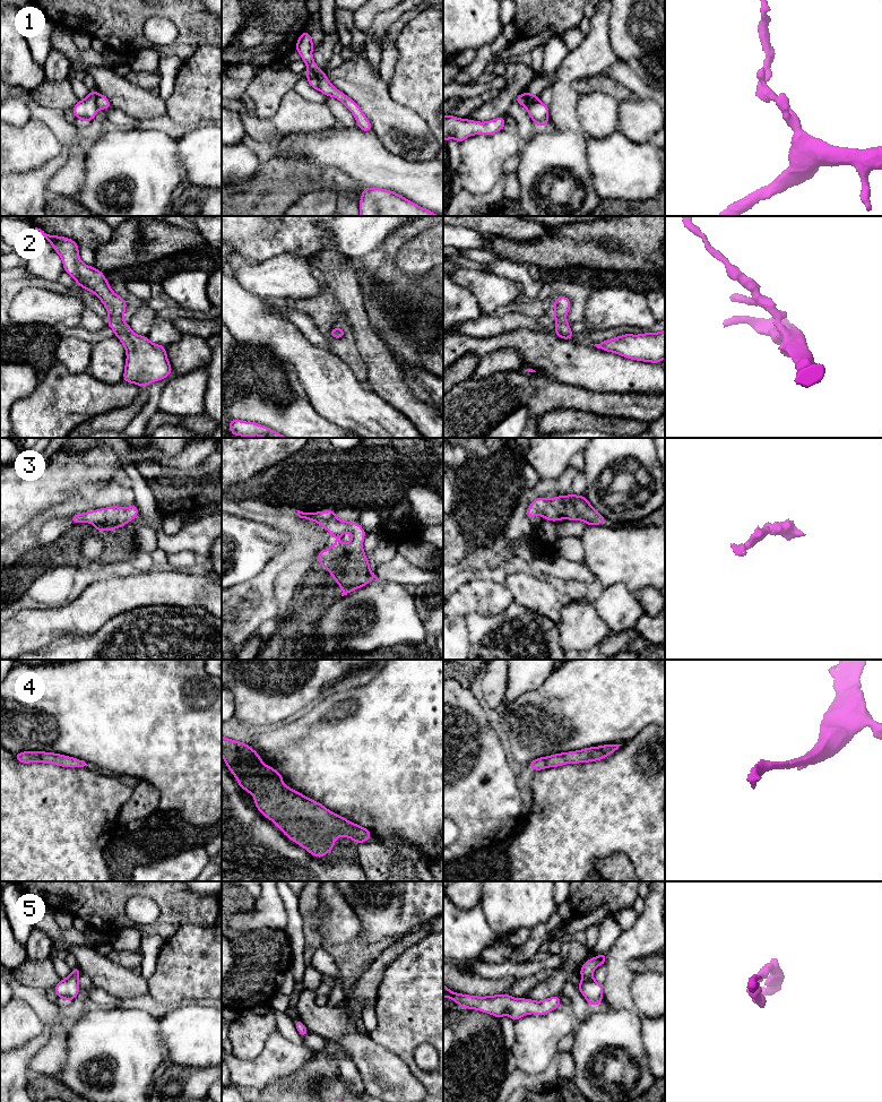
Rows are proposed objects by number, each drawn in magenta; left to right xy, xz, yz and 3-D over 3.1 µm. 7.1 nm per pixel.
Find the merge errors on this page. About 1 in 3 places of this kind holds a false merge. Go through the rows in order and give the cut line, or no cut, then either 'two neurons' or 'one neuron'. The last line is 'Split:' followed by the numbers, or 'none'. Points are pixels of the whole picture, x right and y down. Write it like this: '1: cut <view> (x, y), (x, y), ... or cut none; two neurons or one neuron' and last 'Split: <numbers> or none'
1: cut yz (525, 93), (533, 101), (539, 101); two neurons
2: cut none; one neuron
3: cut none; one neuron
4: cut none; one neuron
5: cut none; one neuron
Split: 1

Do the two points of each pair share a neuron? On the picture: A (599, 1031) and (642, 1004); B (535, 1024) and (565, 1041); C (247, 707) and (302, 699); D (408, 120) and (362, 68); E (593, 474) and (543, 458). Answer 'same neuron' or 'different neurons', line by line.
A: different neurons
B: different neurons
C: same neuron
D: same neuron
E: different neurons

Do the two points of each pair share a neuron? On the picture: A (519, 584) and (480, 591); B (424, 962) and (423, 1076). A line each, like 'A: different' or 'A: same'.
A: same
B: same

